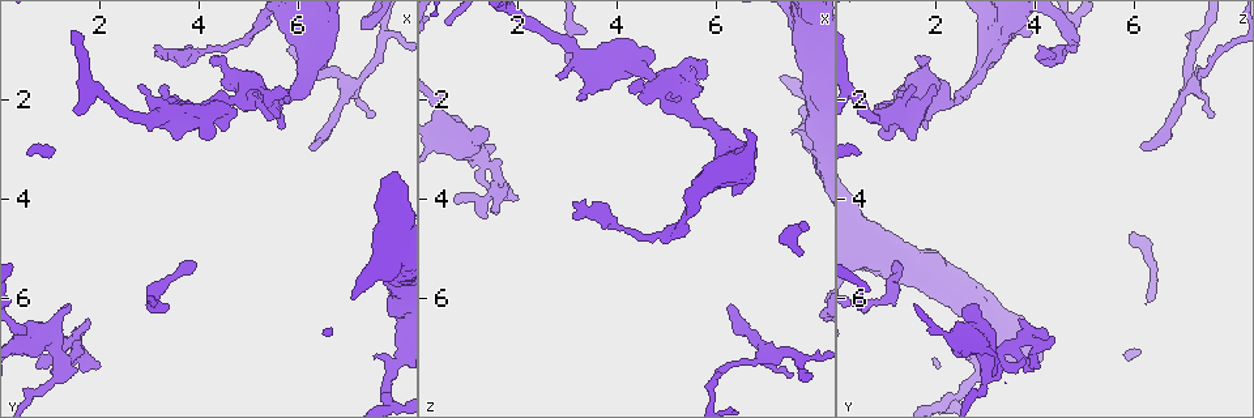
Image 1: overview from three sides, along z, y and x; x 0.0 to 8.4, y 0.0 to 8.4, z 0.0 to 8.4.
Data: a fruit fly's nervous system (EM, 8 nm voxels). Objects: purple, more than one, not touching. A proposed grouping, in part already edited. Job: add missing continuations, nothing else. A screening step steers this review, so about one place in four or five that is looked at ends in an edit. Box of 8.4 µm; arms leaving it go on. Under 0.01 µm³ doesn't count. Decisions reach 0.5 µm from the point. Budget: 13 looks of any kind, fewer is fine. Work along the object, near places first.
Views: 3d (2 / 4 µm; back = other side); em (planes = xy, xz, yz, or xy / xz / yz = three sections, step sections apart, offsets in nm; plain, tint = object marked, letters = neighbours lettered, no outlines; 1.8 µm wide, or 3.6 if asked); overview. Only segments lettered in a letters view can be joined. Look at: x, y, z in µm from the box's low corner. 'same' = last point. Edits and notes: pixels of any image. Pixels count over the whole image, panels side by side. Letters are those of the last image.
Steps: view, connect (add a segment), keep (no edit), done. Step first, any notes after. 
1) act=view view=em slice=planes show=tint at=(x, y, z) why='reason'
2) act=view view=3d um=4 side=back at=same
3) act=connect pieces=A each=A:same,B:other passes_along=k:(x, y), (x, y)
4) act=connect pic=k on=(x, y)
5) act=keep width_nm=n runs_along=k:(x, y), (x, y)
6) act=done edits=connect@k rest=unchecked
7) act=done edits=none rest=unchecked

act=view view=3d um=4 side=back at=(6.30, 2.95, 6.15) why='tapers out'

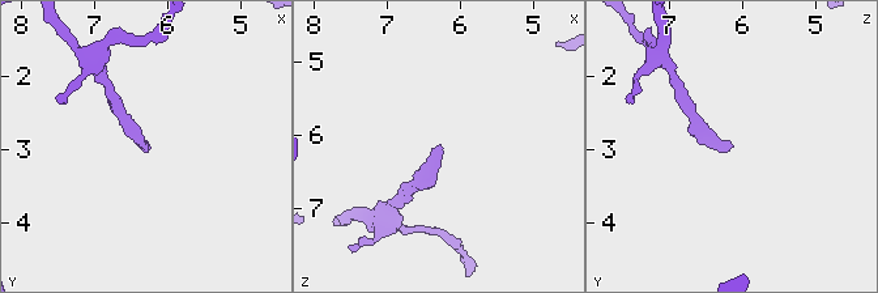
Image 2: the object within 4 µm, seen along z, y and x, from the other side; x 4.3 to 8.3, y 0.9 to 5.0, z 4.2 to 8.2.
act=view view=em slice=planes show=letters at=(6.30, 2.90, 6.10) why='need the tissue'

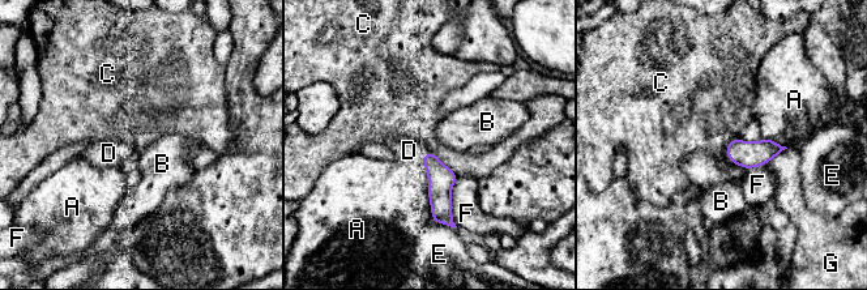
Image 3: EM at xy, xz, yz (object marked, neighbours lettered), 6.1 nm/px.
act=connect pieces=D width_nm=110 each=A:other,B:other,C:other,D:same,E:other,F:other,G:other found='the neuron continues'

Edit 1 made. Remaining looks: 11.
act=view view=em slice=planes show=letters at=(7.70, 0.80, 7.20) why='abrupt turn'

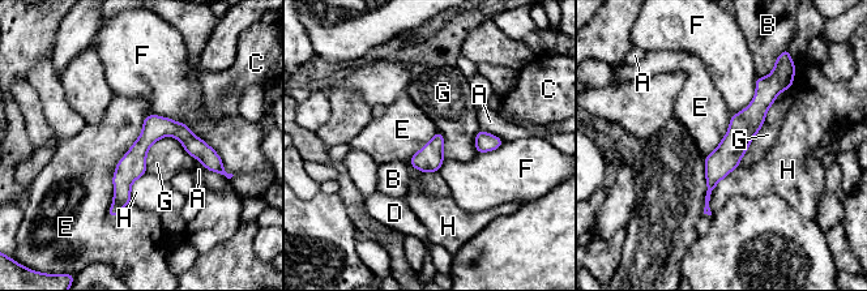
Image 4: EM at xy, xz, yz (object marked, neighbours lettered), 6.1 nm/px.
act=keep each=A:other,B:other,C:other,D:other,E:other,F:other,G:other,H:other border=4:(152, 114), (116, 165), (110, 218) found='no lettered segment goes on from it'

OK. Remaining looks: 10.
act=view view=3d um=4 at=(4.25, 1.20, 1.90) why='an open end'

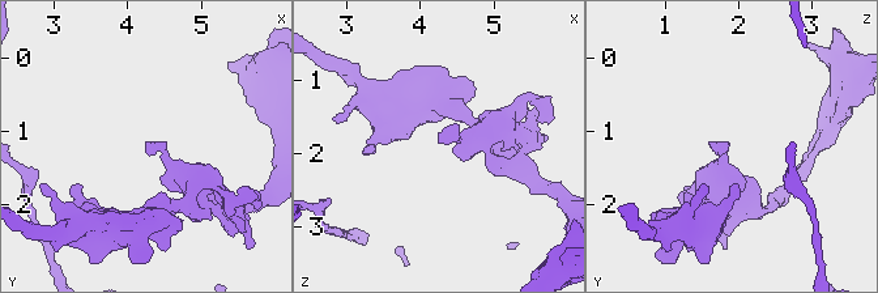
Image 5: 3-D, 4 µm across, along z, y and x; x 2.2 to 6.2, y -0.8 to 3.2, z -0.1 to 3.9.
act=view view=em slice=planes show=letters at=(4.20, 1.20, 1.85)

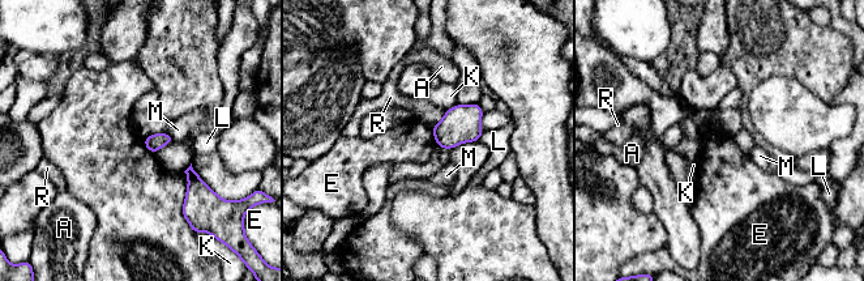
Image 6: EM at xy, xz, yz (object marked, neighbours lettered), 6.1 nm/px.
act=keep each=A:other,E:other,K:other,L:other,M:other,R:other border=6:(183, 171), (187, 220) found='none of them fits'

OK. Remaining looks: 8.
act=view view=em slice=planes show=tint at=(3.00, 2.40, 0.90)

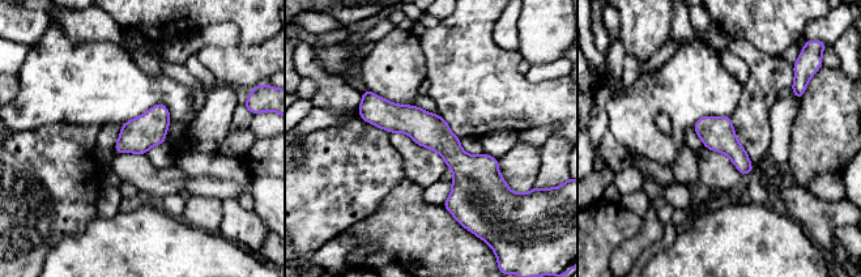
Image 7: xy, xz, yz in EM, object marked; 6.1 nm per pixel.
act=view view=em slice=planes show=letters at=same

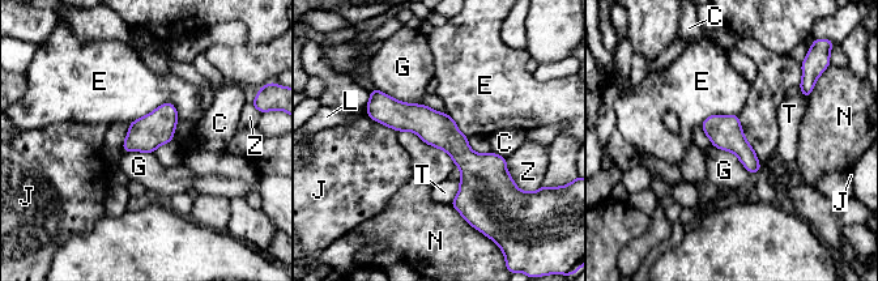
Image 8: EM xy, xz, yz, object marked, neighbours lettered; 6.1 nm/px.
act=keep longest_contact=G:320nm each=C:other,E:other,G:other,J:other,L:other,N:other,T:other,Z:other border=8:(375, 88), (400, 101), (422, 105) found='none of them fits'

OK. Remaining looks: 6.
act=view view=overview why='redraw'

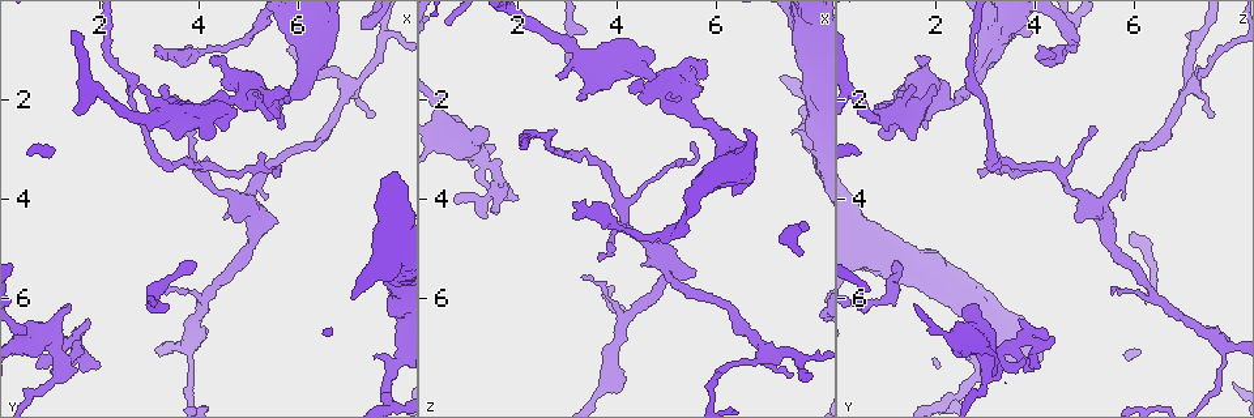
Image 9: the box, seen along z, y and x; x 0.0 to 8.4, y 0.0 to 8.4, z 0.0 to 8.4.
act=view view=3d um=4 at=(3.90, 5.25, 1.20) why='thin end'

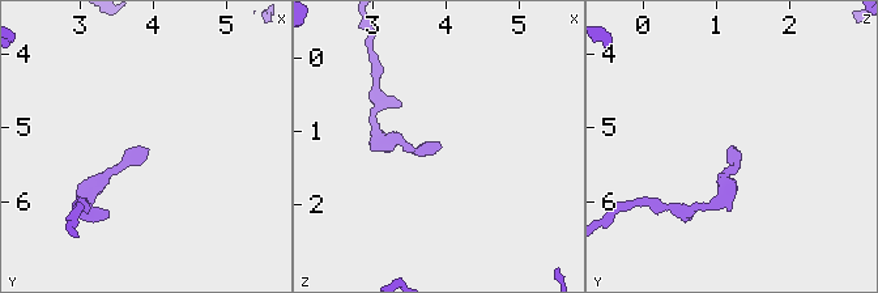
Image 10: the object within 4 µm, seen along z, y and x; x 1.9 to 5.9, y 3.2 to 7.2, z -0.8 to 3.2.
act=view view=em slice=yz step=4 show=letters at=(3.95, 5.30, 1.15) why='need the tissue'

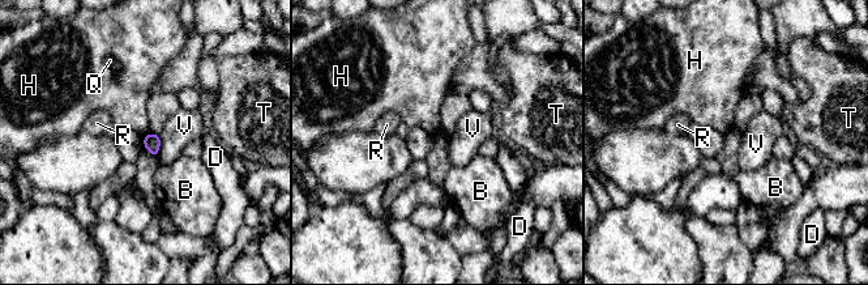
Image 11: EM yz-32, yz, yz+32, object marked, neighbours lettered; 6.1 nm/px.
act=view view=em slice=planes show=letters at=same

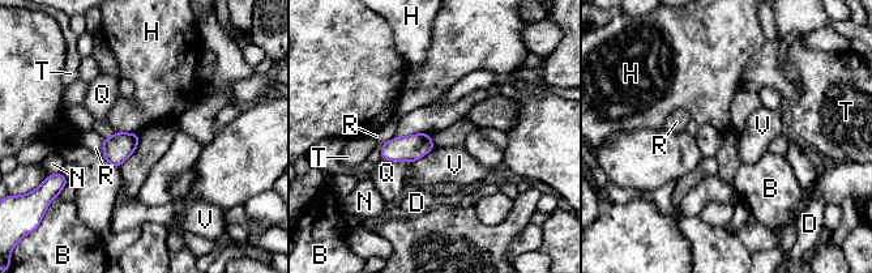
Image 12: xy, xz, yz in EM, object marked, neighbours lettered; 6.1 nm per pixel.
act=keep width_nm=160 each=B:other,D:other,H:other,N:other,Q:other,R:other,T:other,V:other border=12:(118, 131), (137, 133) found='none of them fits'

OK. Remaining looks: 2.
act=done edits=connect@3 rest=unchecked

